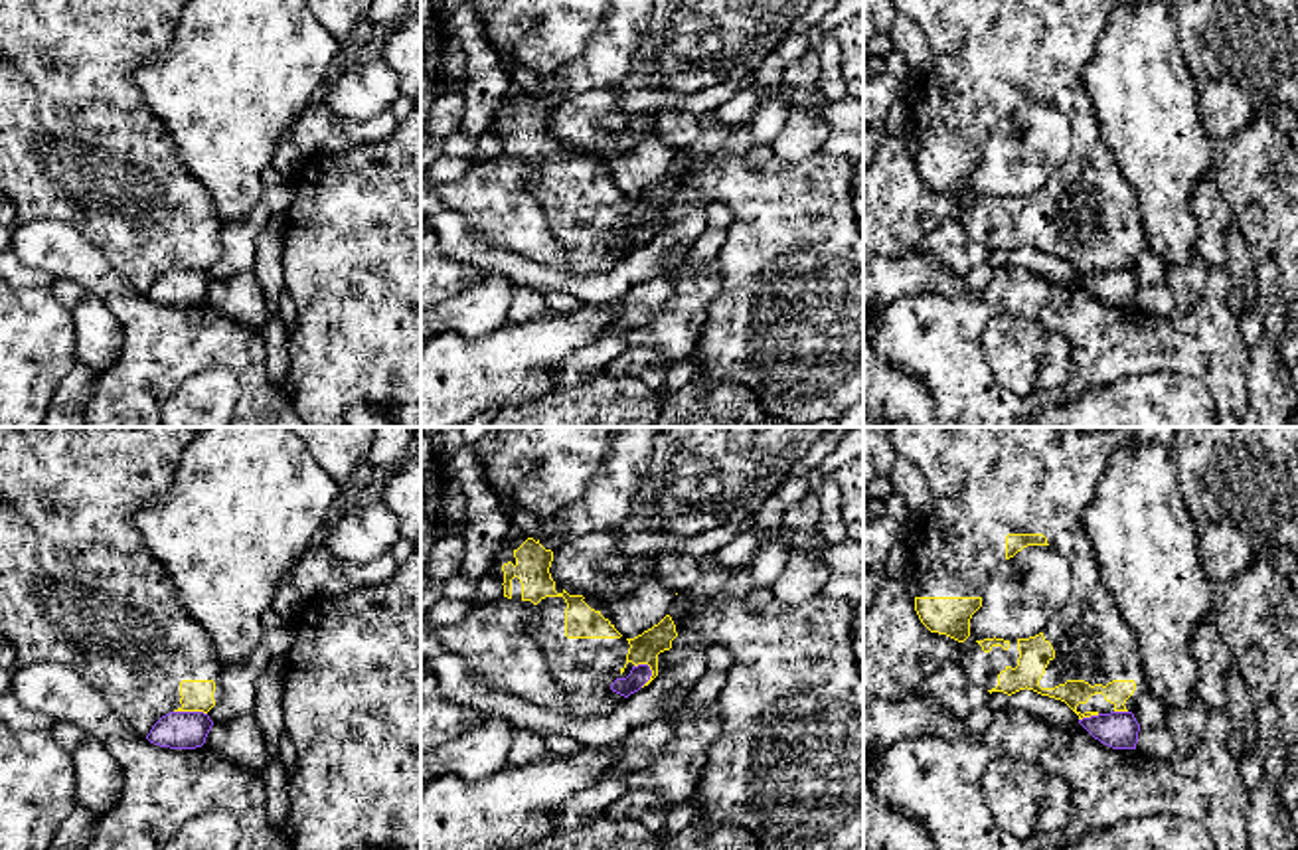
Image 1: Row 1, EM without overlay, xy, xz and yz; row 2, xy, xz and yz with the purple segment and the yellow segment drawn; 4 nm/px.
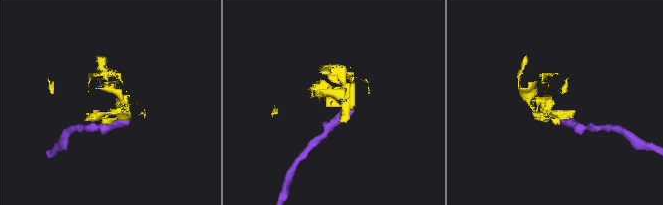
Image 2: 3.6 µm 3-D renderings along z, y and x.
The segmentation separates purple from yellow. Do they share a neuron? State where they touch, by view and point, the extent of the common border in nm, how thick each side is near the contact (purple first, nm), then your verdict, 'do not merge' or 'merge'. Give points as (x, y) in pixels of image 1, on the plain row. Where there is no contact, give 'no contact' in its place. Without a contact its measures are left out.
contact xz (650, 232); length 110 nm; calibres 80 and 120 nm; do not merge

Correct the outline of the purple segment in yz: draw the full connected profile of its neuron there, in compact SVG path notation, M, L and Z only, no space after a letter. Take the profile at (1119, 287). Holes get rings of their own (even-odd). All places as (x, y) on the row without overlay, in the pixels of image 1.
M1110 269L1079 277L1100 300L1112 306L1136 306L1140 281L1132 269Z

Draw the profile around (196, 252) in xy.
M0 0L0 196L12 202L22 223L36 219L71 223L142 297L162 273L170 269L207 271L221 257L219 233L225 223L213 200L184 168L170 132L146 107L144 93L132 81L134 69L170 42L188 4L190 0Z

